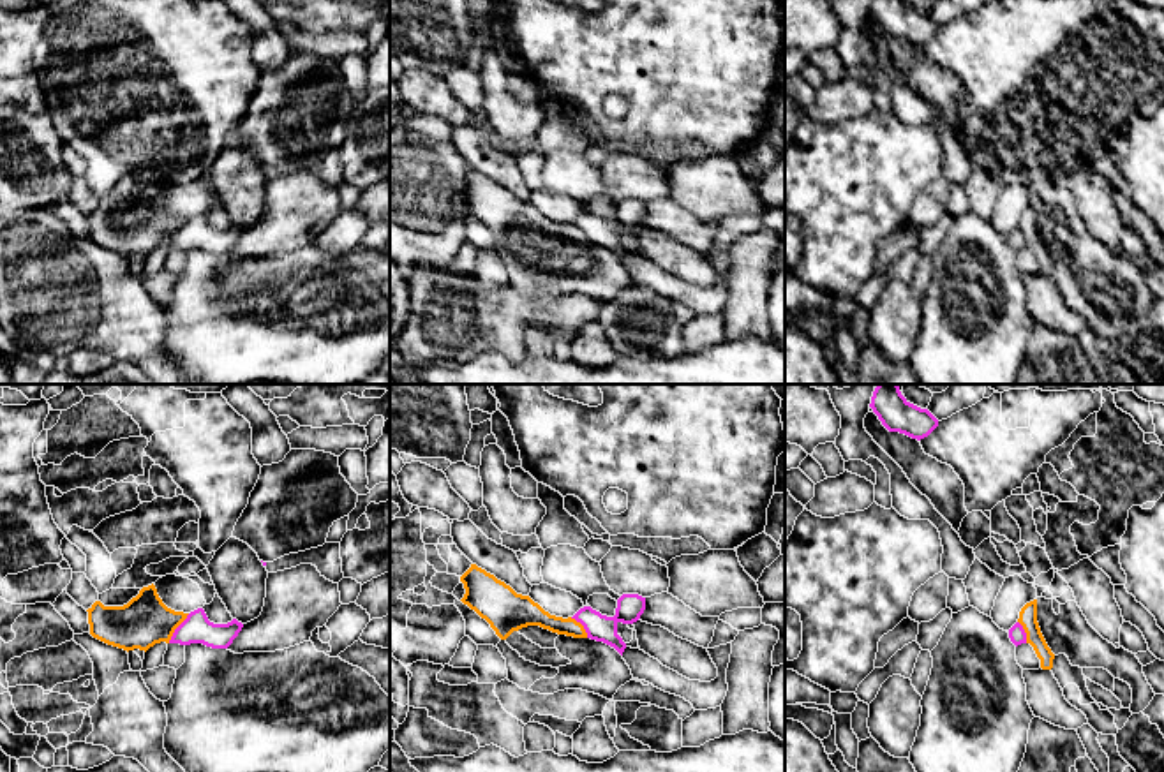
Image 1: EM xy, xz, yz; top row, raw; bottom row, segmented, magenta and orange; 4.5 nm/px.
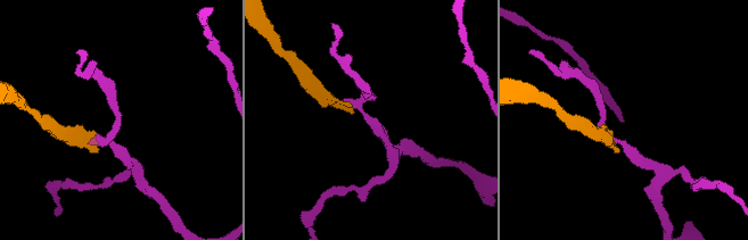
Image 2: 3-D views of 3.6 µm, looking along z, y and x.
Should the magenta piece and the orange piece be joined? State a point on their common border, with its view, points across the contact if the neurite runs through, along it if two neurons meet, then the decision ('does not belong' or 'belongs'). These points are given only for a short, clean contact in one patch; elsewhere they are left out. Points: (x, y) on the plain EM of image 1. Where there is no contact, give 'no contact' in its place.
contact xy (177, 233); border xy (189, 219), (168, 247); does not belong

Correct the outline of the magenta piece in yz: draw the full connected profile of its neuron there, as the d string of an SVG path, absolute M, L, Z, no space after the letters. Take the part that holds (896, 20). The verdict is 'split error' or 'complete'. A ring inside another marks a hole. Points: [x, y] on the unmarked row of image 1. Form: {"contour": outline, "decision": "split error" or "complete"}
{"contour": "M873 0L869 12L889 37L917 46L938 32L938 25L928 14L910 9L903 0Z", "decision": "complete"}

